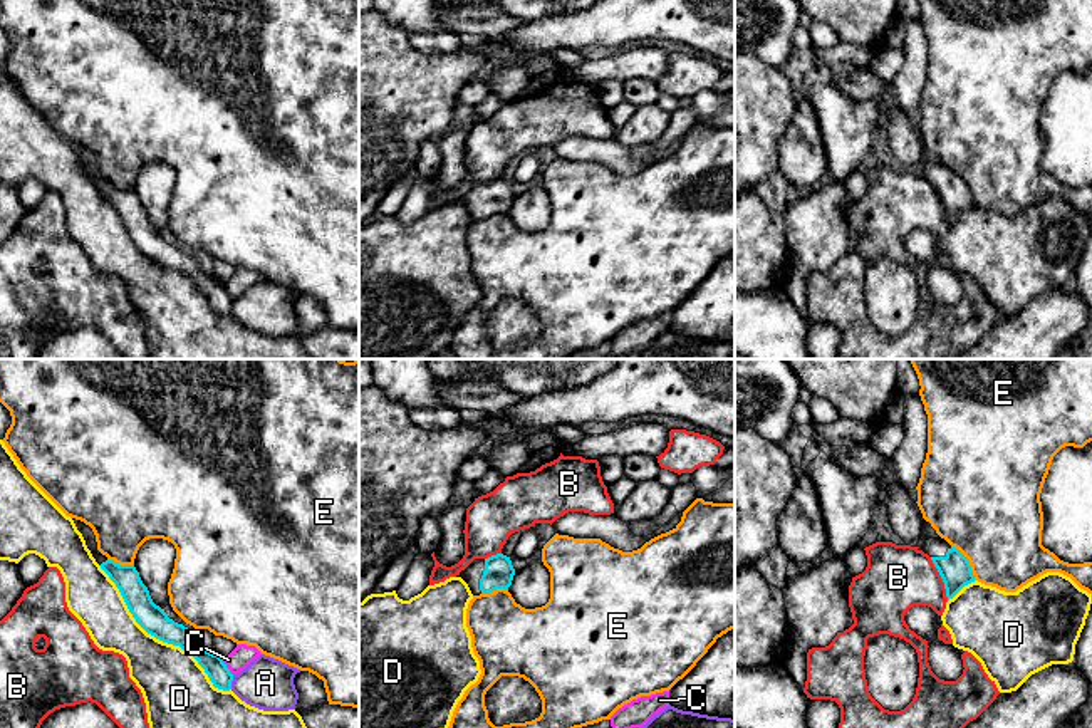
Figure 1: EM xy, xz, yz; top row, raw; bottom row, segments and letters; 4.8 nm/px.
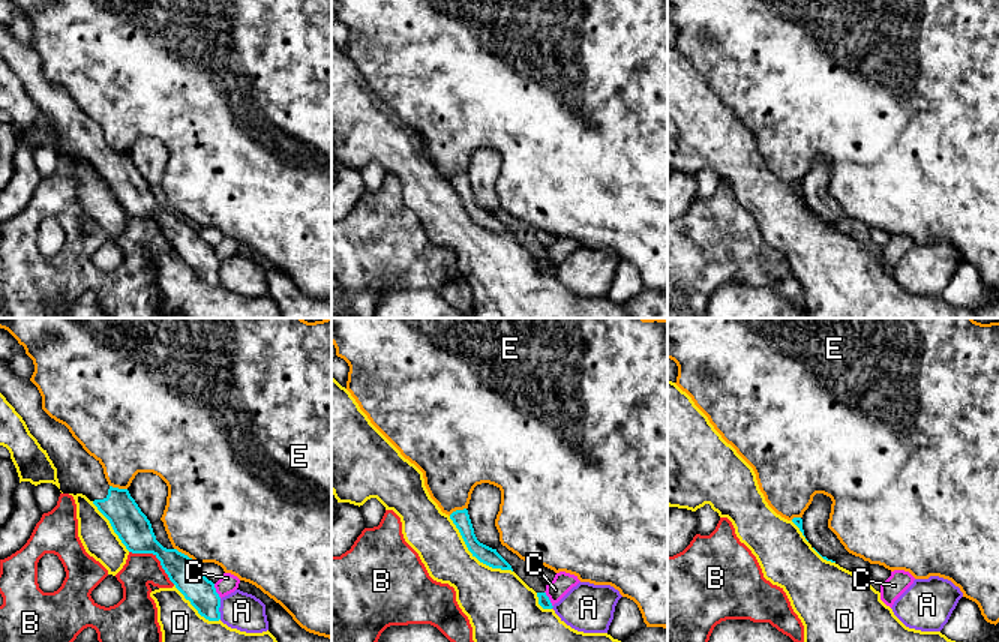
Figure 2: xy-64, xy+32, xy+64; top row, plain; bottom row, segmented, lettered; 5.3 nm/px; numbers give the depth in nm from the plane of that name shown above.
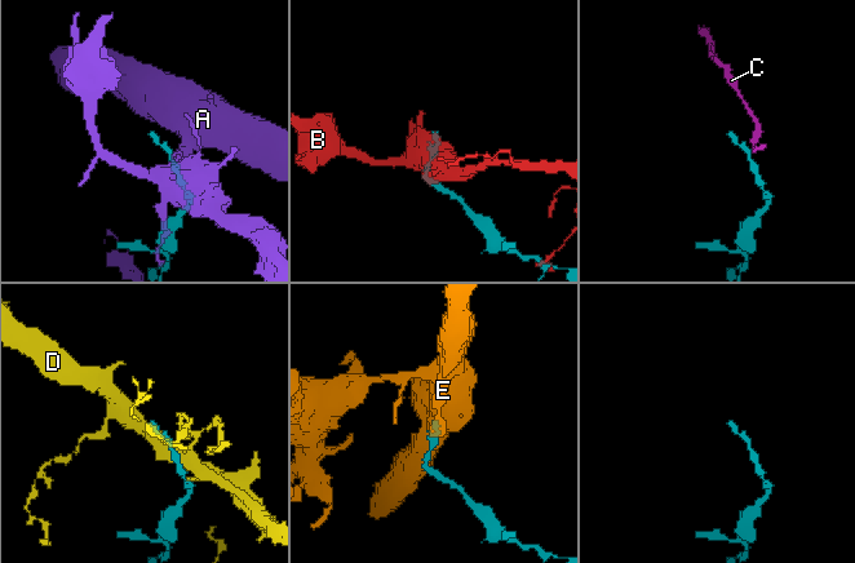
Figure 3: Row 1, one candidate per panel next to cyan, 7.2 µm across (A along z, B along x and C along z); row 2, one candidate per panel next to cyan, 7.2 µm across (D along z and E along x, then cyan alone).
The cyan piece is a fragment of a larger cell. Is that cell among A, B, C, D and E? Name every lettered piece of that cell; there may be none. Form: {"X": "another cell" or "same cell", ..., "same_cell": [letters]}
{"A": "another cell", "B": "another cell", "C": "another cell", "D": "another cell", "E": "another cell", "same_cell": []}

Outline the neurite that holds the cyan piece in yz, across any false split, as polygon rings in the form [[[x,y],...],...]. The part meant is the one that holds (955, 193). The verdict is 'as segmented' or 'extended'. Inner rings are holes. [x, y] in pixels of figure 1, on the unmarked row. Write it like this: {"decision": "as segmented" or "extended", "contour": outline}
{"decision": "extended", "contour": [[[923,159],[918,171],[931,181],[938,193],[944,206],[948,225],[953,223],[965,210],[975,206],[968,183],[944,163],[928,163]]]}

